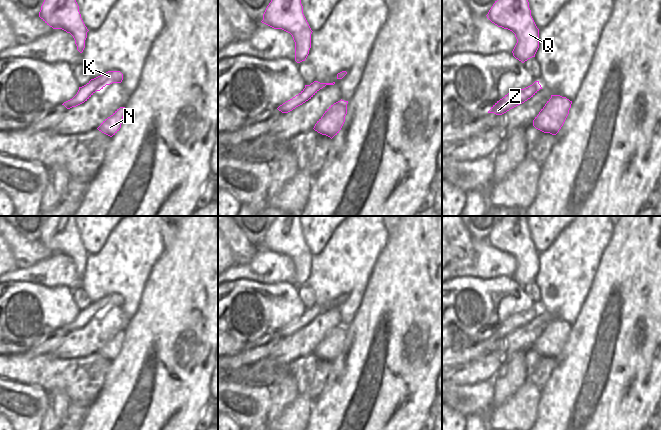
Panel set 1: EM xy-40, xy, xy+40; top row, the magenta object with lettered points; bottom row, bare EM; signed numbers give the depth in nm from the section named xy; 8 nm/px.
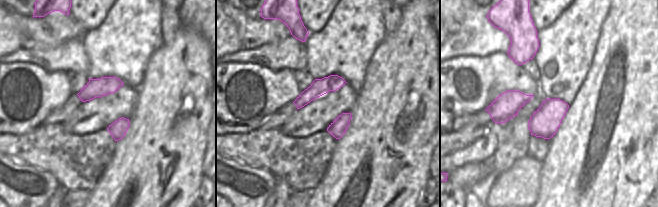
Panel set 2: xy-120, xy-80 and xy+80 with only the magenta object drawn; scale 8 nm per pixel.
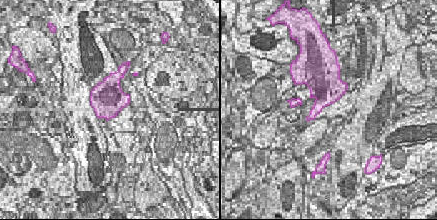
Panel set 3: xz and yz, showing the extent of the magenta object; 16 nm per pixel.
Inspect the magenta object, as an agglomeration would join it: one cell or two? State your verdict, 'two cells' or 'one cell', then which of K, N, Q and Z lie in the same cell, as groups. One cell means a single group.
one cell; K N Q Z

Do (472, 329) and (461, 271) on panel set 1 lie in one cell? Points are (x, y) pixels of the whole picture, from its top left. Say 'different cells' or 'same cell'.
different cells

